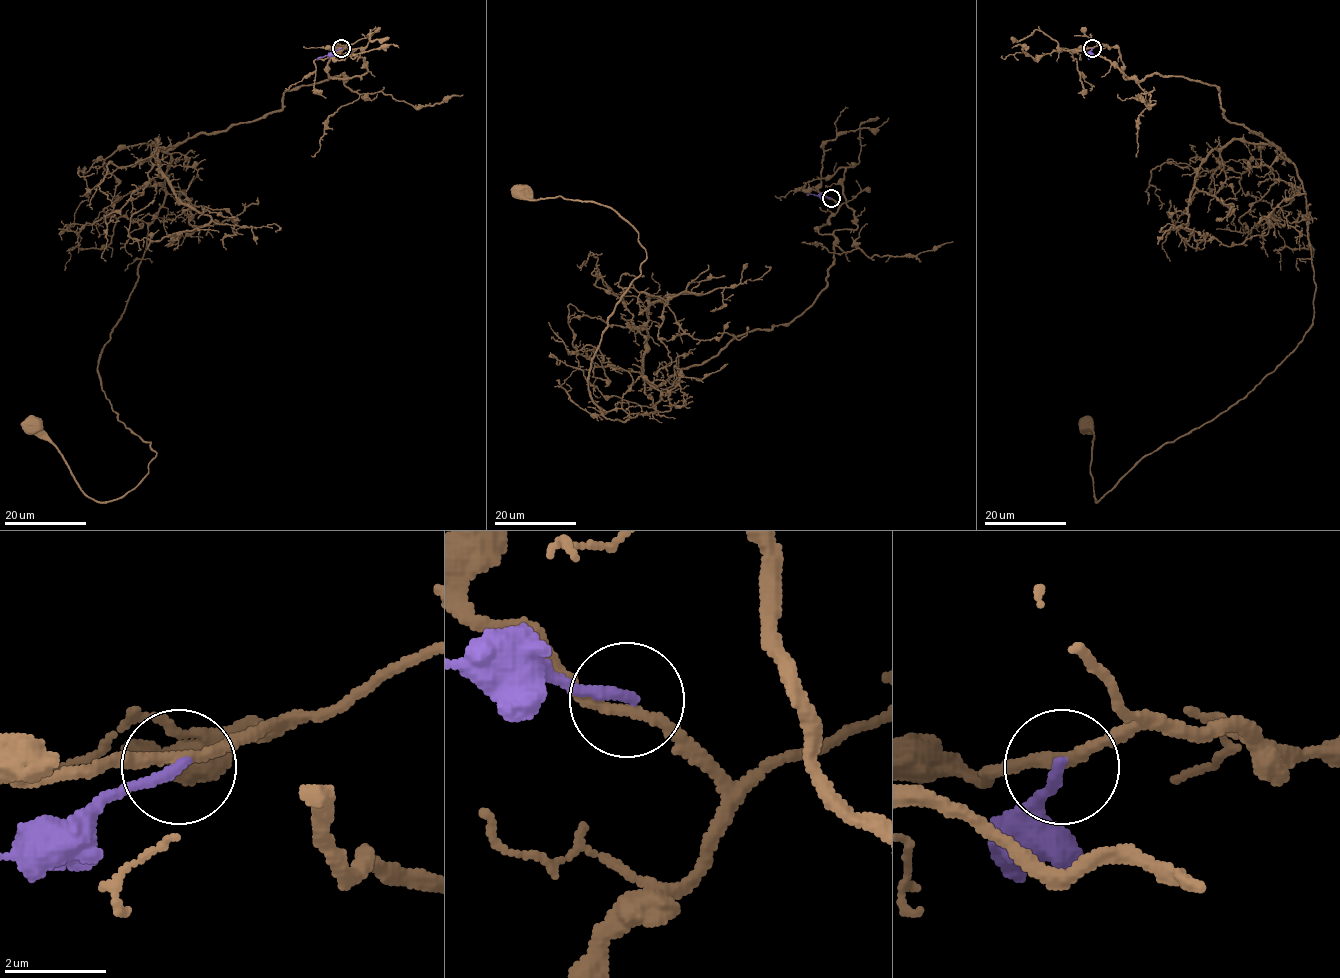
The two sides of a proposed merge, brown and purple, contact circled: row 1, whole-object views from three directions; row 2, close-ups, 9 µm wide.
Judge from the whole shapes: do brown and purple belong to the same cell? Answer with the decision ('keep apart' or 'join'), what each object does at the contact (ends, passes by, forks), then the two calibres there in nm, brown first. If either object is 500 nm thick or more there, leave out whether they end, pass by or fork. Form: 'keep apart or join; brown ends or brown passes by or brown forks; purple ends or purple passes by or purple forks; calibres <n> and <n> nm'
keep apart; brown passes by; purple ends; calibres 220 and 220 nm

